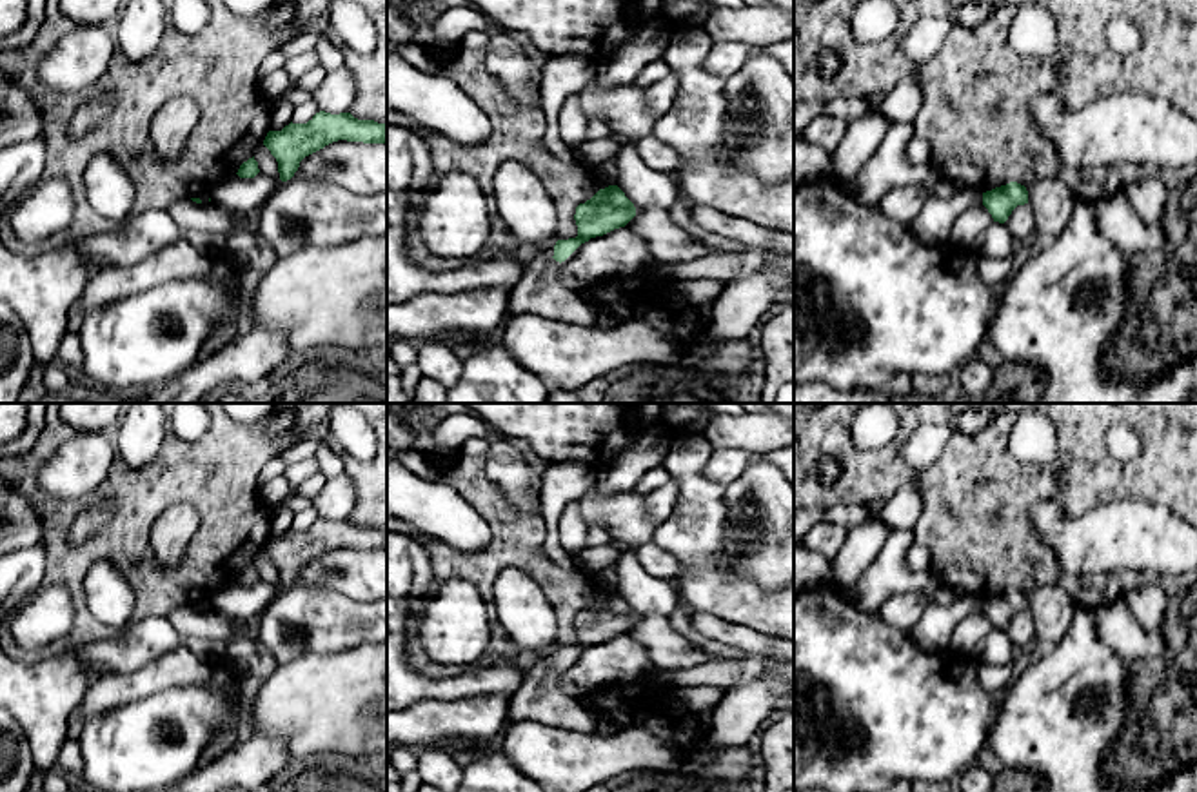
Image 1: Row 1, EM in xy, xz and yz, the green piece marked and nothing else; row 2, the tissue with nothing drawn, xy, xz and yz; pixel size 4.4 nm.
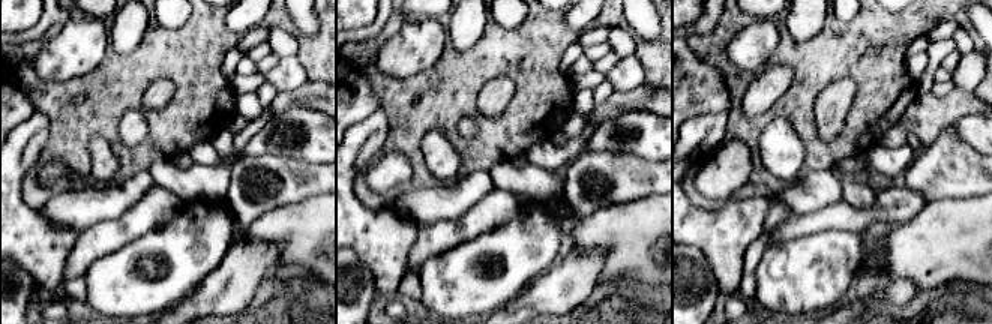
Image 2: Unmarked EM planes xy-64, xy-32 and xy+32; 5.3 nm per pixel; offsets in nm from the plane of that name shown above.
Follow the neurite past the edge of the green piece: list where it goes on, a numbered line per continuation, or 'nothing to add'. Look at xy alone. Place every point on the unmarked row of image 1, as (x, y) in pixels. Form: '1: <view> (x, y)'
nothing to add

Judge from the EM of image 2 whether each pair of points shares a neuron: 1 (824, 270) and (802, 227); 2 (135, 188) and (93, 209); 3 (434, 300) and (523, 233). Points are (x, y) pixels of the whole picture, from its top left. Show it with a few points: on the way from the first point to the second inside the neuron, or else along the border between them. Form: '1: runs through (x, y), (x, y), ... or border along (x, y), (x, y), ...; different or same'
1: border along (839, 228), (820, 230), (778, 242), (772, 246); different
2: runs through (125, 195), (104, 203); same
3: runs through (456, 278), (479, 255), (500, 252); same

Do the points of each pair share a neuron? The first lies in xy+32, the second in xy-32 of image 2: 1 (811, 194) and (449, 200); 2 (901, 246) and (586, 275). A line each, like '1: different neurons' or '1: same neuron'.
1: same neuron
2: different neurons

